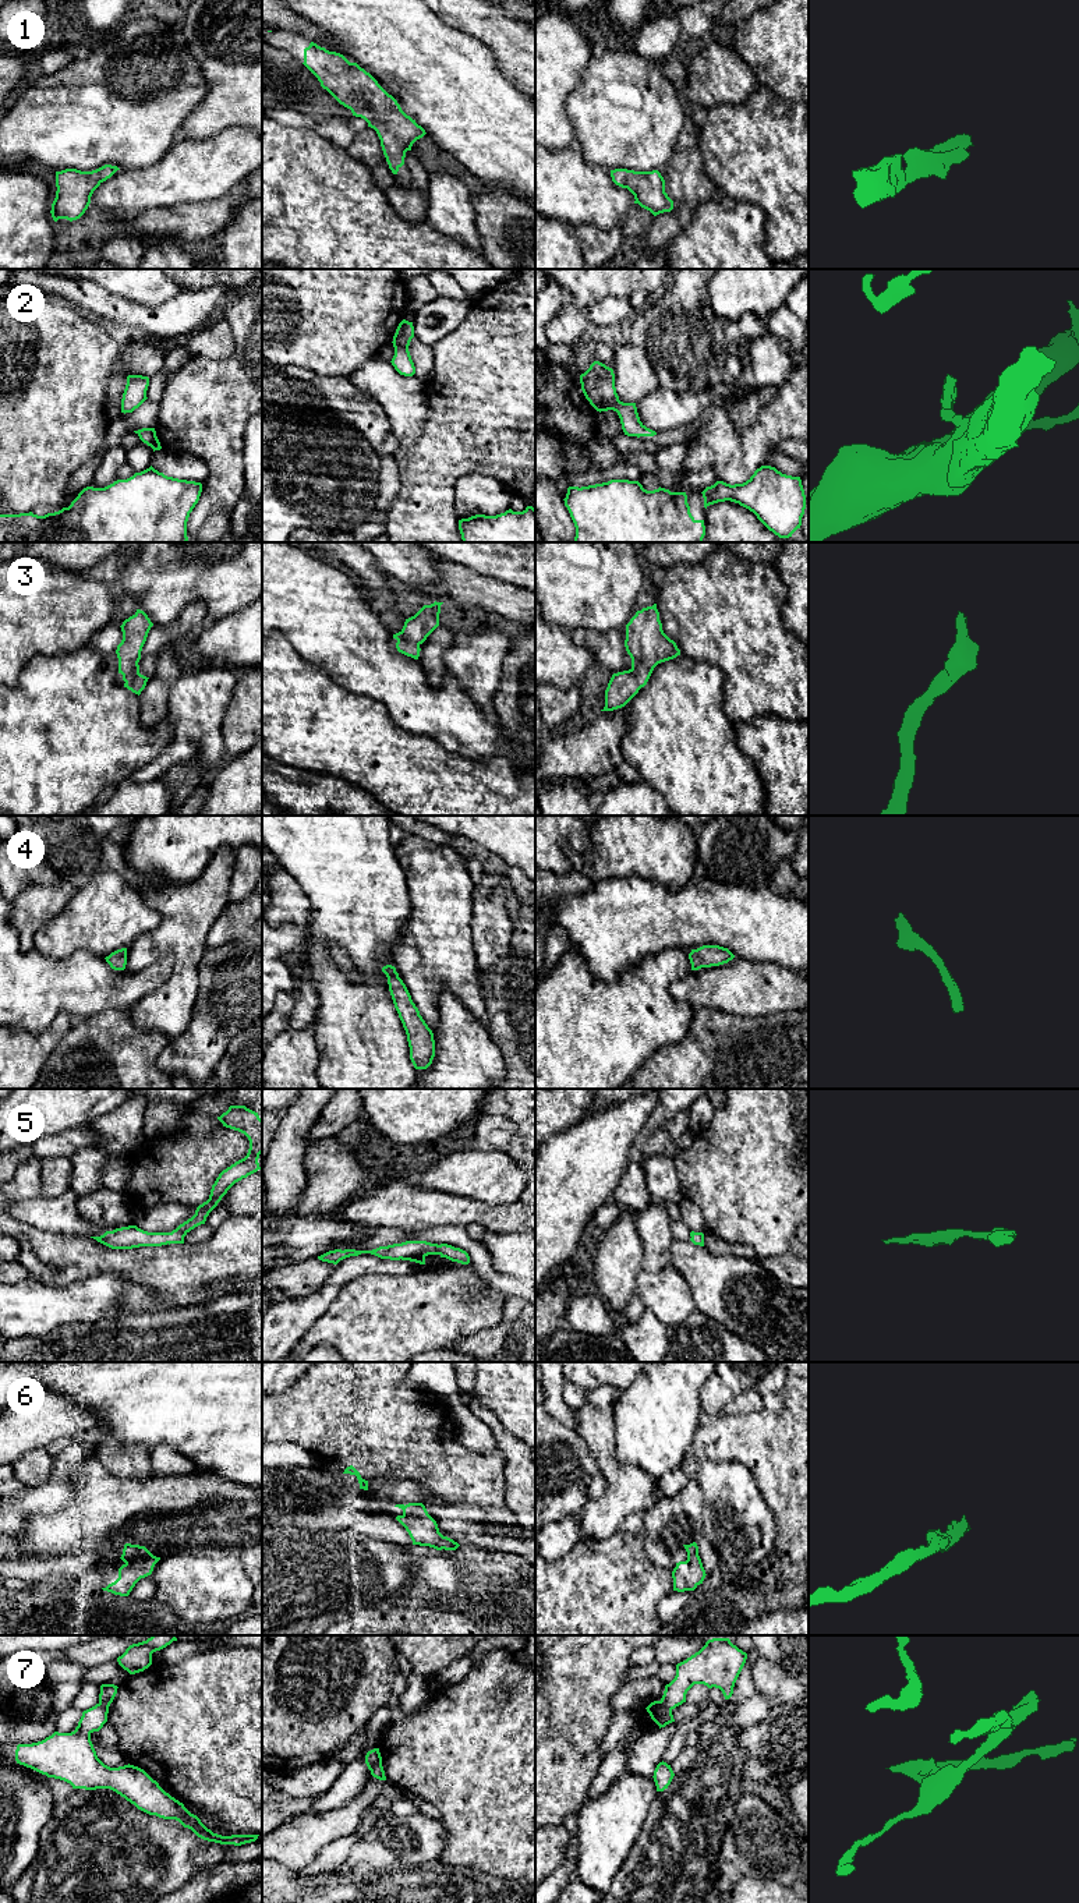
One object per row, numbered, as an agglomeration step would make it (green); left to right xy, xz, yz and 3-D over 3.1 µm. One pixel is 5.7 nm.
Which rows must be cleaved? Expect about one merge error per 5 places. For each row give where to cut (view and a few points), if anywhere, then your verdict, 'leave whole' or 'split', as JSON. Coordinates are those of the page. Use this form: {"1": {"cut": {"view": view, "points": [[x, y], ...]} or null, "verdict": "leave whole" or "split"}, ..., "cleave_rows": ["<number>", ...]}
{"1": {"cut": null, "verdict": "leave whole"}, "2": {"cut": null, "verdict": "leave whole"}, "3": {"cut": null, "verdict": "leave whole"}, "4": {"cut": null, "verdict": "leave whole"}, "5": {"cut": null, "verdict": "leave whole"}, "6": {"cut": null, "verdict": "leave whole"}, "7": {"cut": {"view": "xz", "points": [[381, 1764], [371, 1771]]}, "verdict": "split"}, "cleave_rows": ["7"]}

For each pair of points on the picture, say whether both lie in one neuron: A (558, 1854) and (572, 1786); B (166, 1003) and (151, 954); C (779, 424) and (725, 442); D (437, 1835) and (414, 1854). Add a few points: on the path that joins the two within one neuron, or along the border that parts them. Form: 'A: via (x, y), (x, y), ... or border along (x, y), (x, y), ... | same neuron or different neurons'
A: border along (561, 1822), (549, 1827) | different neurons
B: via (179, 984), (179, 959), (169, 952) | same neuron
C: via (766, 432), (753, 445), (739, 446) | same neuron
D: via (431, 1838), (420, 1849) | same neuron

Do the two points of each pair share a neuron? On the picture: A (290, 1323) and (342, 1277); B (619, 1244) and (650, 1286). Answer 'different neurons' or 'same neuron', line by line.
A: same neuron
B: different neurons

